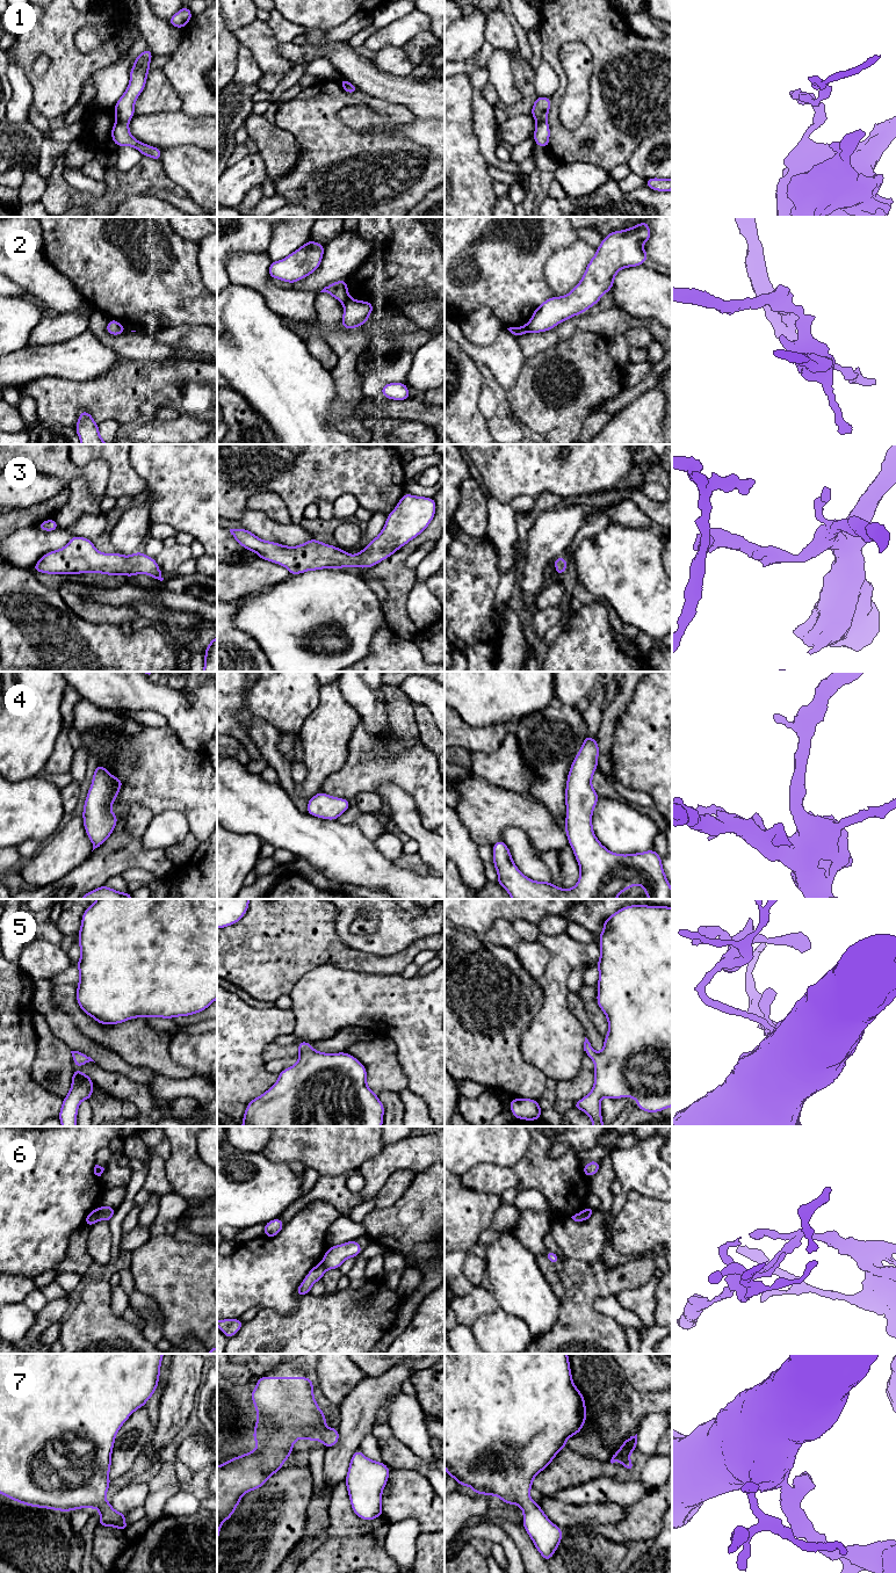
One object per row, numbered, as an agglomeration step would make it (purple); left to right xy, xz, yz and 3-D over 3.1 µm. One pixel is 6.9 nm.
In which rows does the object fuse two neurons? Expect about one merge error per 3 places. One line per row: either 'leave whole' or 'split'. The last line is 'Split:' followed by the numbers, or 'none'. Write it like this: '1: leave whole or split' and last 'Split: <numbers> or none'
1: split
2: split
3: leave whole
4: leave whole
5: leave whole
6: split
7: leave whole
Split: 1, 2, 6

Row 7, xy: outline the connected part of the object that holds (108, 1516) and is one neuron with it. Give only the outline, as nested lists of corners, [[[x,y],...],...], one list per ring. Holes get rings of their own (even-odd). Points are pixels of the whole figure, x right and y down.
[[[0,1354],[0,1494],[43,1509],[71,1512],[97,1508],[99,1527],[114,1527],[124,1532],[130,1525],[124,1523],[128,1514],[116,1512],[106,1500],[110,1486],[111,1452],[120,1428],[135,1411],[144,1407],[158,1387],[162,1357],[164,1354]]]

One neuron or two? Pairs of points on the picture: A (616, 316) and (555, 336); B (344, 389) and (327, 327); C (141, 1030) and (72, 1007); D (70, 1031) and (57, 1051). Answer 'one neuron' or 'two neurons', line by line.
A: one neuron
B: one neuron
C: one neuron
D: two neurons

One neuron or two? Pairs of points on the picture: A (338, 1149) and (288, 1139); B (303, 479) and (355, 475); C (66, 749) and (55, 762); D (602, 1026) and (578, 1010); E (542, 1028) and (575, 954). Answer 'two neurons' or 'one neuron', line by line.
A: one neuron
B: one neuron
C: one neuron
D: two neurons
E: one neuron

